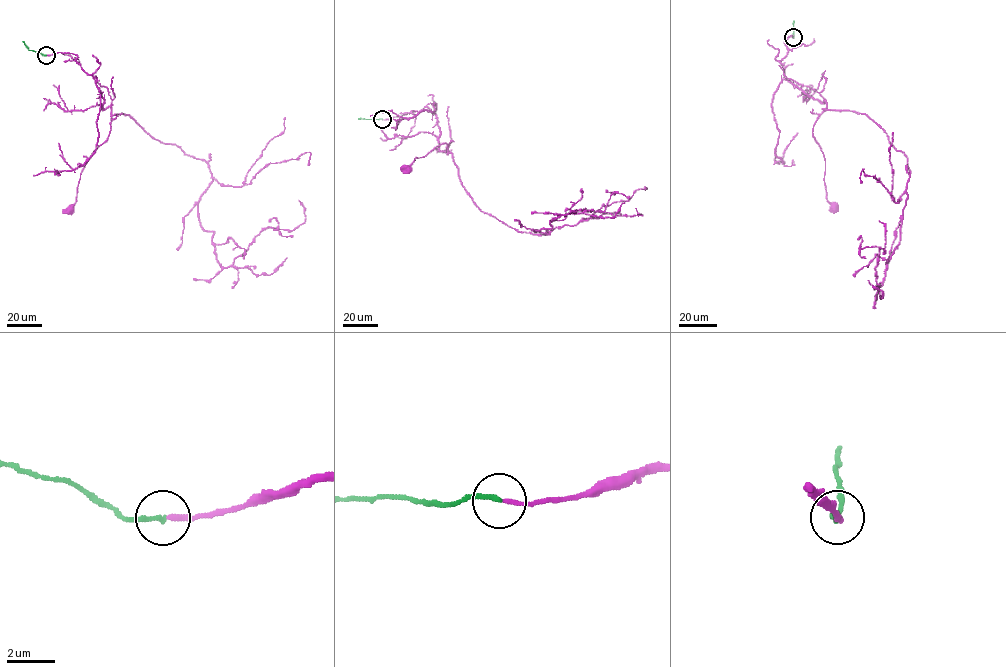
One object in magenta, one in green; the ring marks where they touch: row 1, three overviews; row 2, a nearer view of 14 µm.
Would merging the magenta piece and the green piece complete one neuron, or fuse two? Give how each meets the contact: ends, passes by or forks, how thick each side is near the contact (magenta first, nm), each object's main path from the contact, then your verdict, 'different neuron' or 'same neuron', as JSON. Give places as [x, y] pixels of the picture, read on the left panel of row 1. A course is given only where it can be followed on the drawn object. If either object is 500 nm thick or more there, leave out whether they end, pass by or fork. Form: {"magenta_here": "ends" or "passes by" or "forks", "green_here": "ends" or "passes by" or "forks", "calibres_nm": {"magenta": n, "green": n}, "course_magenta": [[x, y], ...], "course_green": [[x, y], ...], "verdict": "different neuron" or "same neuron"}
{"magenta_here": "ends", "green_here": "ends", "calibres_nm": {"magenta": 170, "green": 200}, "course_magenta": [[46, 55], [77, 56], [75, 60], [99, 90], [102, 109], [111, 108], [108, 138], [85, 164], [69, 209]], "course_green": [[46, 55], [29, 50], [22, 41]], "verdict": "same neuron"}

